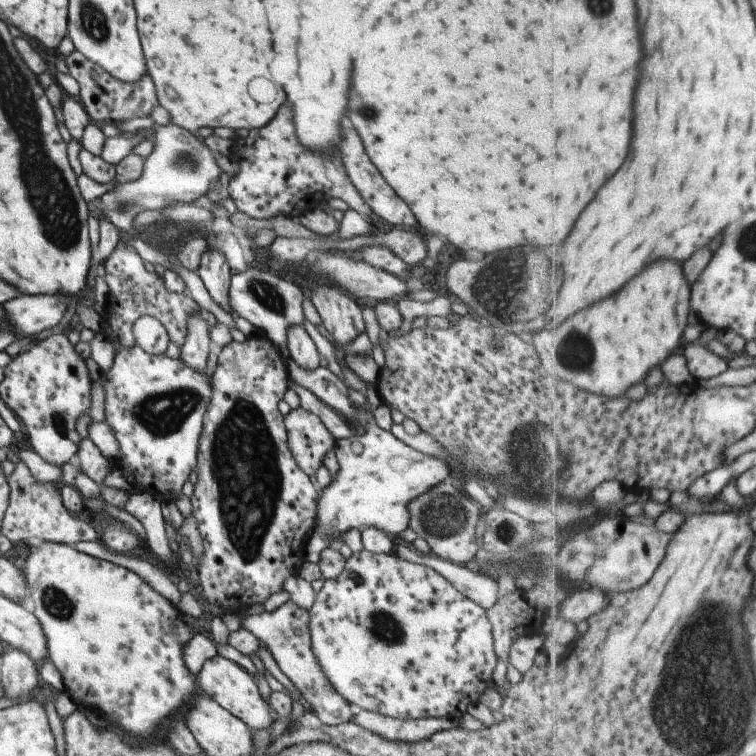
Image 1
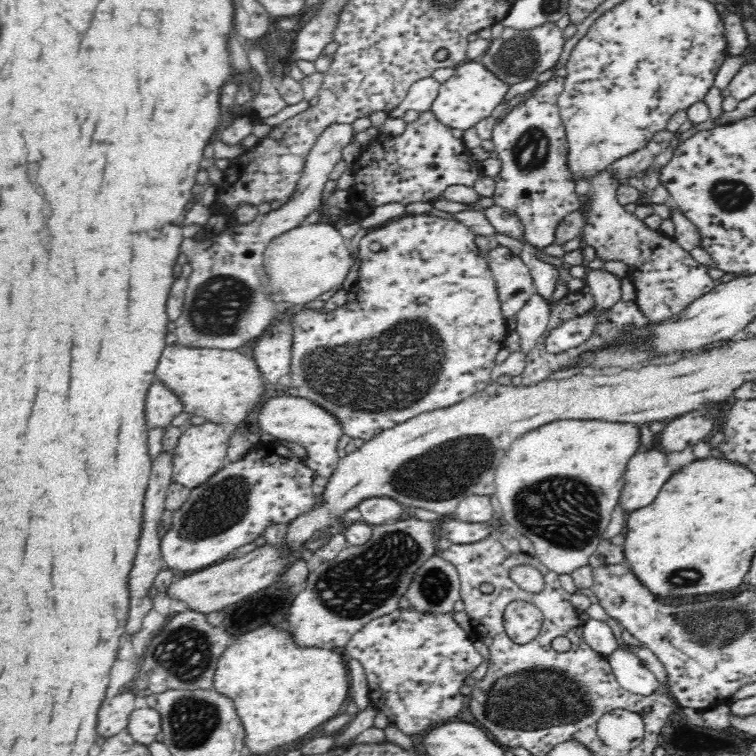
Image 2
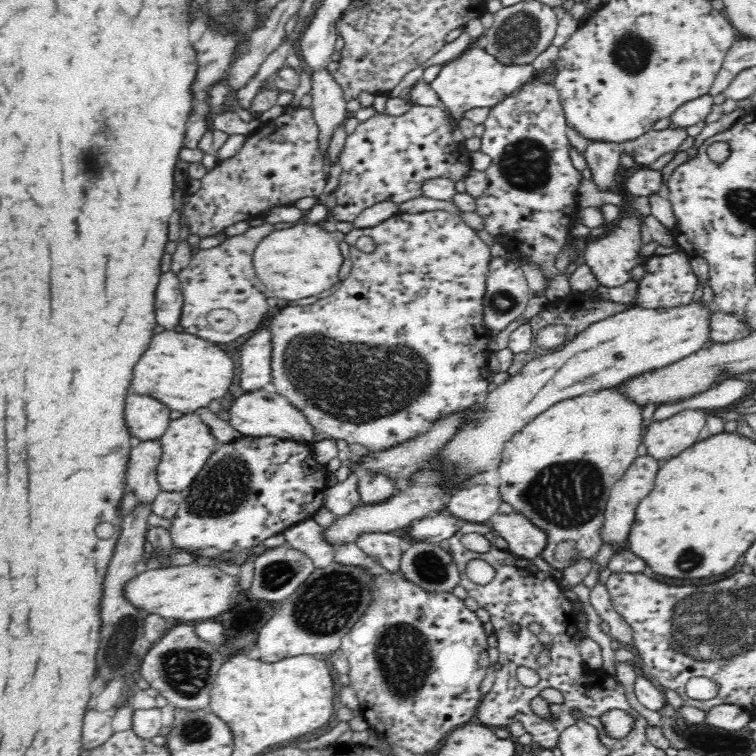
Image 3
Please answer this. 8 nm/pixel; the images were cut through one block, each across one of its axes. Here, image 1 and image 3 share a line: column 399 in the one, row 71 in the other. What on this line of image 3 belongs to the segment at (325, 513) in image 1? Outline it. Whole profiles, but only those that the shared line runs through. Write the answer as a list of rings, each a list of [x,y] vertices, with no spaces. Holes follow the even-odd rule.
[[[469,47],[459,57],[444,64],[439,75],[431,82],[442,107],[457,123],[474,108],[490,109],[537,77],[531,64],[502,66],[493,55],[480,47]]]

